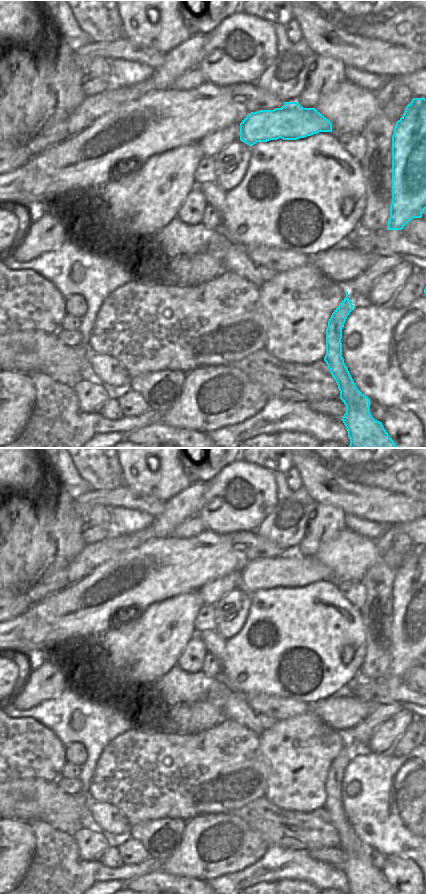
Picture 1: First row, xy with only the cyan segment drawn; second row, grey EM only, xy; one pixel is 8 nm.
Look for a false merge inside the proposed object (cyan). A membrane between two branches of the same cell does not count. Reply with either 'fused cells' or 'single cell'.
single cell

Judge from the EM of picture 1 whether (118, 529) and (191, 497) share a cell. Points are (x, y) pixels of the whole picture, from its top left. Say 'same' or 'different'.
different

